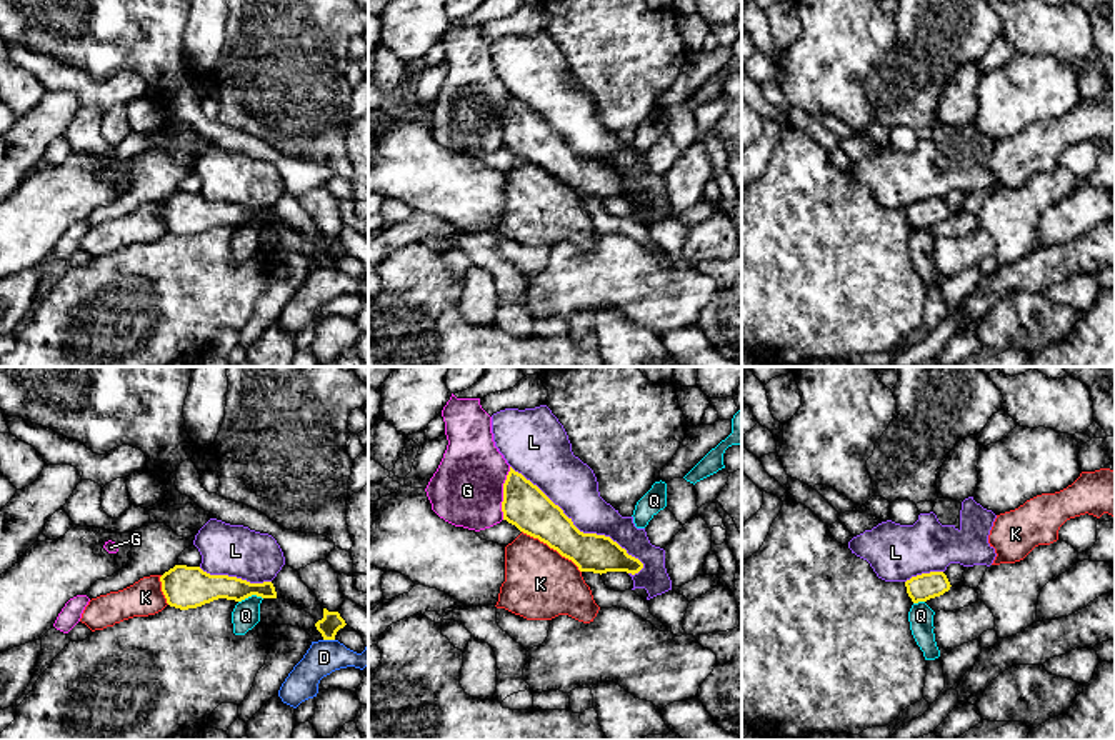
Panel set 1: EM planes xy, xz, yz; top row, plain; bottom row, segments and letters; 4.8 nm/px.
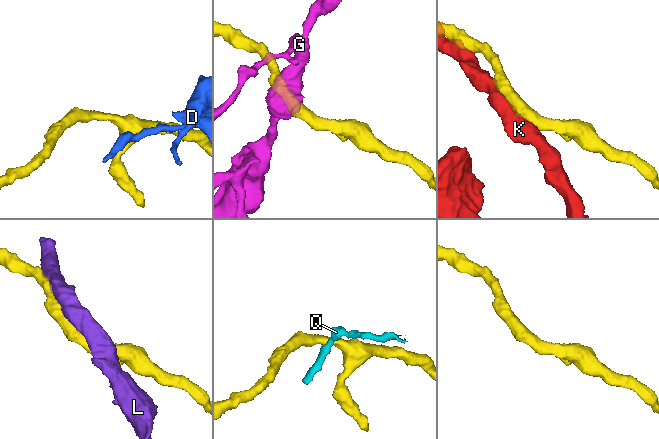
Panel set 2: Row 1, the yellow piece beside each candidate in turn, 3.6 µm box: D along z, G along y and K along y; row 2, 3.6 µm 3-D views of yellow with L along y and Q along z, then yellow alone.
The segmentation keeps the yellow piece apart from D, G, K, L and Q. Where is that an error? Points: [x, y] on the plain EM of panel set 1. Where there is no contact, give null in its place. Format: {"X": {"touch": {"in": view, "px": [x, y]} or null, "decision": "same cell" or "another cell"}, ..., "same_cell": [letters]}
{"D": {"touch": {"in": "xy", "px": [329, 265]}, "decision": "another cell"}, "G": {"touch": {"in": "xz", "px": [504, 120]}, "decision": "another cell"}, "K": {"touch": {"in": "xz", "px": [552, 174]}, "decision": "another cell"}, "L": {"touch": {"in": "xz", "px": [575, 154]}, "decision": "another cell"}, "Q": {"touch": {"in": "xy", "px": [250, 222]}, "decision": "another cell"}, "same_cell": []}

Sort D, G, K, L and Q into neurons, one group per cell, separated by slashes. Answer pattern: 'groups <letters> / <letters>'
groups D Q / G / K / L

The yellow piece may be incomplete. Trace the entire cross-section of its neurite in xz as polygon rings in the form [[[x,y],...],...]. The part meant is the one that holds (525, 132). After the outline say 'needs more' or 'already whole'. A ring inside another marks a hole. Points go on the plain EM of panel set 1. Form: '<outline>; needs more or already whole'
[[[512,93],[503,110],[502,138],[503,147],[572,187],[580,198],[635,202],[643,195],[610,163],[580,158],[558,132]]]; already whole

